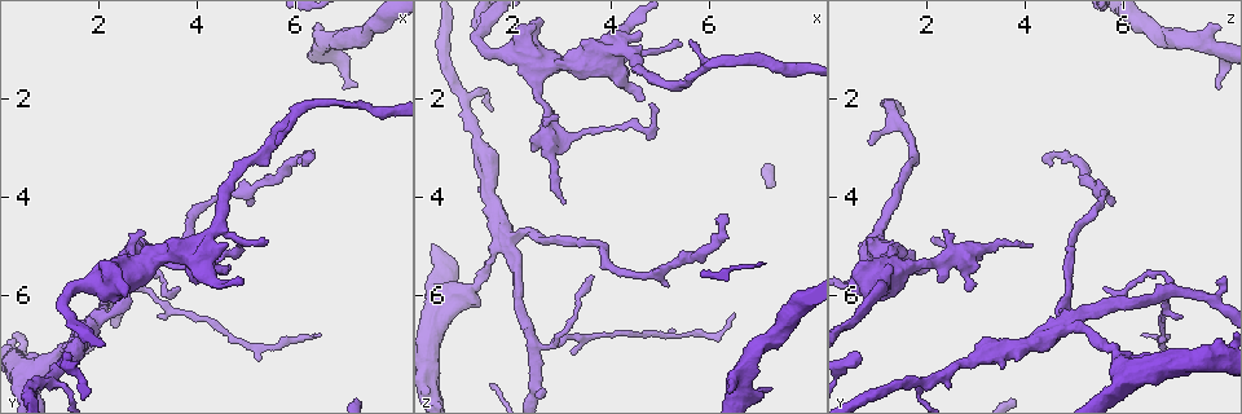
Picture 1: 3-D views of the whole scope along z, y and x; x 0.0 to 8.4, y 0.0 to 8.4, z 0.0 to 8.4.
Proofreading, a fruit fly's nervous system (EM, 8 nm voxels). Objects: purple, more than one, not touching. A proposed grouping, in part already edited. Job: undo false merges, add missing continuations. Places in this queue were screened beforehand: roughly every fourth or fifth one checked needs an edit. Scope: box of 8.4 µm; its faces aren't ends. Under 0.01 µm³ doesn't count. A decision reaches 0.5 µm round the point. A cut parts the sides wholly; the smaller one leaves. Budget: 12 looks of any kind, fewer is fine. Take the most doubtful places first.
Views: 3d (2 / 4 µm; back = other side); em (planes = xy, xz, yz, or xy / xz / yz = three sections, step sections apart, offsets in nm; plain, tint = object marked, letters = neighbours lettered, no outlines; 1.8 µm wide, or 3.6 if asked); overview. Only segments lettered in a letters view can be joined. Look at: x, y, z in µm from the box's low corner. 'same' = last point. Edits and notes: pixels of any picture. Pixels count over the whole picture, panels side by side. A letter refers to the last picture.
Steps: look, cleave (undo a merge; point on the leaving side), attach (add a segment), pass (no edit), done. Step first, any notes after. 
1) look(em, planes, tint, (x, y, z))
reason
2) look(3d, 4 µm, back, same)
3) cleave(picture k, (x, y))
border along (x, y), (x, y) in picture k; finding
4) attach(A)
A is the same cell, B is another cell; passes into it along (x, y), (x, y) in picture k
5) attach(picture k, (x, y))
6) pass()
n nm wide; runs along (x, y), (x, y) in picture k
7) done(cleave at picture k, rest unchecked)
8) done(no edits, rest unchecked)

look(em, planes, tint, (1.80, 6.55, 4.95))
four arms meet

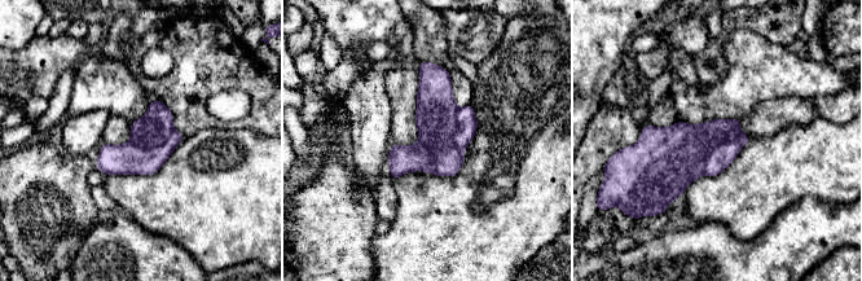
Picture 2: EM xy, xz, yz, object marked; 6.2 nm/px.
look(em, planes, letters, same)

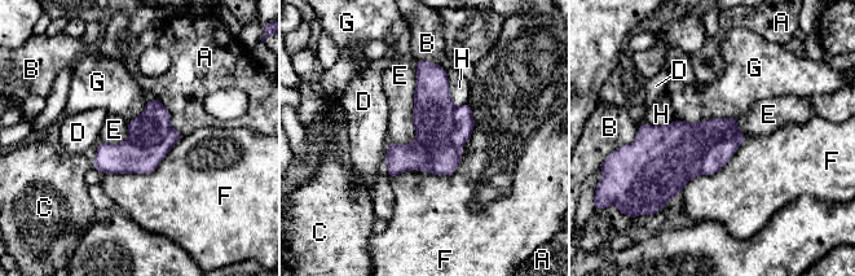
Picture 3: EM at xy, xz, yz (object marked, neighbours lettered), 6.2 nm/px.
cleave(picture 3, (673, 154))
280 nm wide; A, B, C, D, E, F, G and H are other cells; the part that leaves runs along (419, 64), (449, 171) in picture 3; a second neuron is stuck on

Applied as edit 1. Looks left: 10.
look(3d, 2 µm, back, (1.35, 7.25, 0.75))
an open end

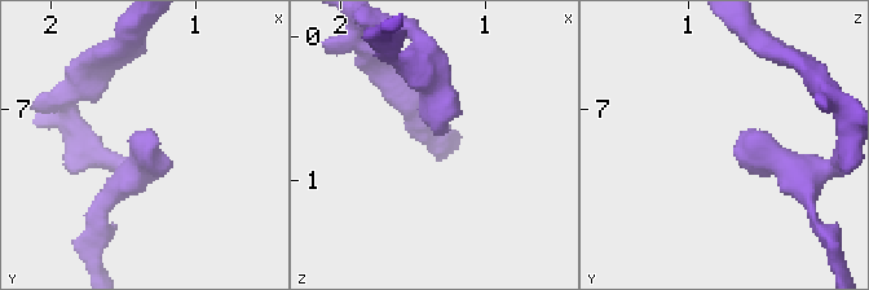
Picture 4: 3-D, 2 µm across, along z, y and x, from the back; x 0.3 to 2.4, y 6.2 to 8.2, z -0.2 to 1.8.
look(em, yz, step 16, letters, (1.32, 7.28, 0.70))
shape alone is not enough

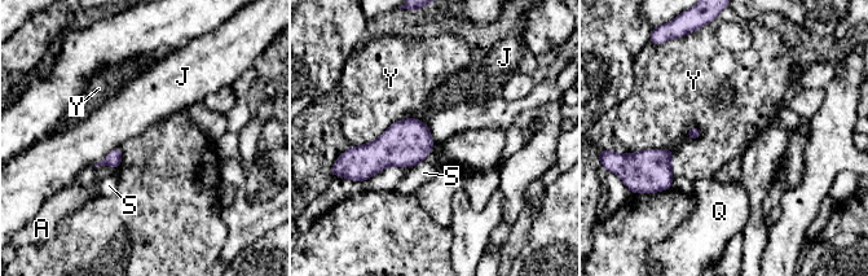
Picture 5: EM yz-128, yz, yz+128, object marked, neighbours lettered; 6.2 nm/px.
pass()
A, J, Q, S and Y are other cells; border along (638, 150), (672, 149), (674, 175) in picture 5; no lettered segment goes on from it

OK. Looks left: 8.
look(overview)
see it whole again

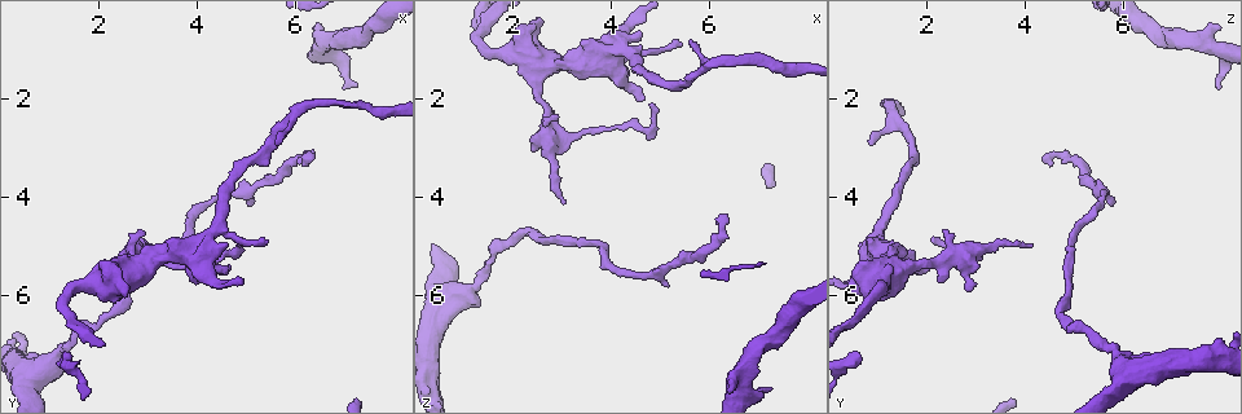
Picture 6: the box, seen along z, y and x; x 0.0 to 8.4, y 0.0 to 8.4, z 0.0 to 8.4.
look(em, 3.6 µm, planes, plain, (7.00, 1.80, 7.90))
an open end

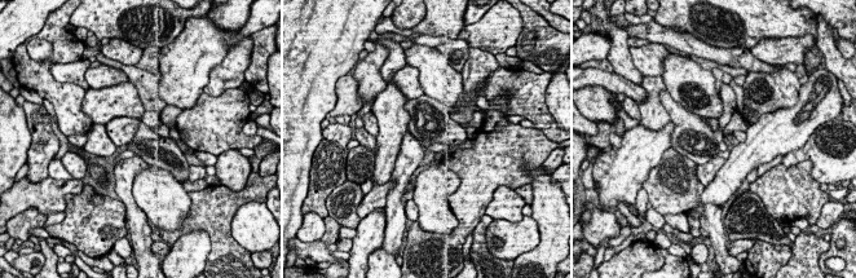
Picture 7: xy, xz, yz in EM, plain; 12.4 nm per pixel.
look(em, 3.6 µm, planes, letters, same)
see the neighbours

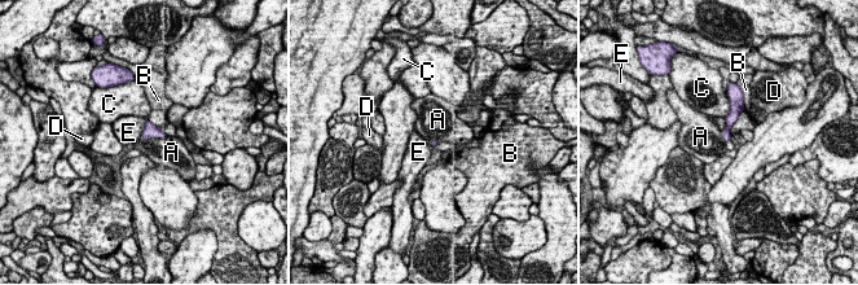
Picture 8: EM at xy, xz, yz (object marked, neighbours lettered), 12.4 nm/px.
pass()
A, B, C, D and E are other cells; border along (166, 135), (141, 139) in picture 8; no lettered segment goes on from it

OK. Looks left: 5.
look(3d, 4 µm, (6.15, 3.45, 4.55))
tapers out

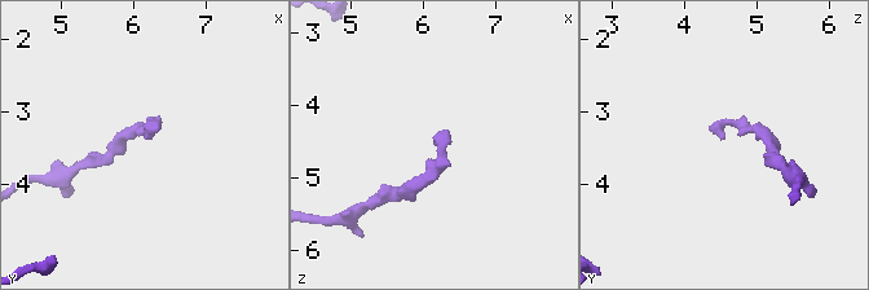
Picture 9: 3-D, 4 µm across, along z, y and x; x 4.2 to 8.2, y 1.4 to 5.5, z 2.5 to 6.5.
look(em, 3.6 µm, xz, step 16, tint, (6.15, 3.40, 4.50))

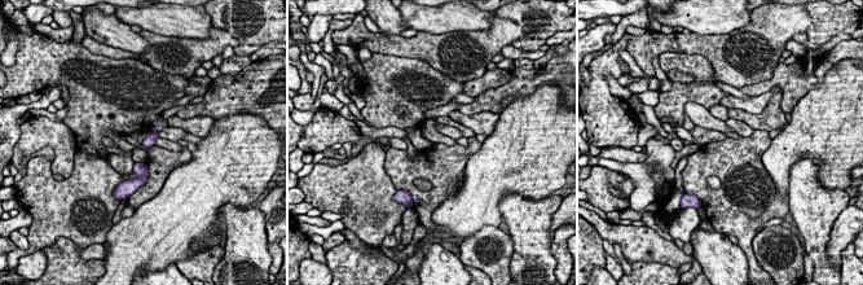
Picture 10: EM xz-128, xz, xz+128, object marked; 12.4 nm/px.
look(em, 3.6 µm, planes, letters, same)

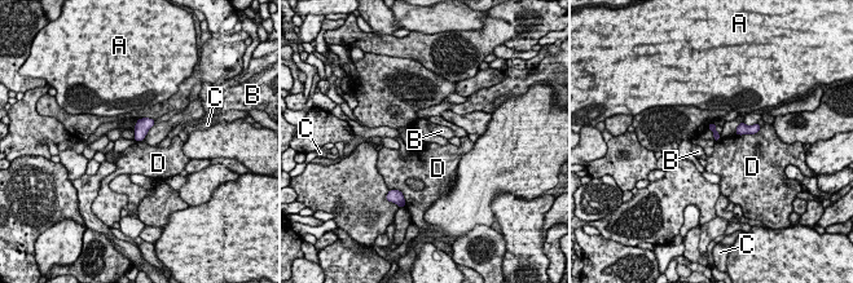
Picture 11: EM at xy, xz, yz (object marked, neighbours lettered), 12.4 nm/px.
pass()
D touches over 280 nm; A, B, C and D are other cells; none of them fits

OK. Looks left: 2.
look(em, planes, plain, (2.80, 5.30, 2.55))
branch point

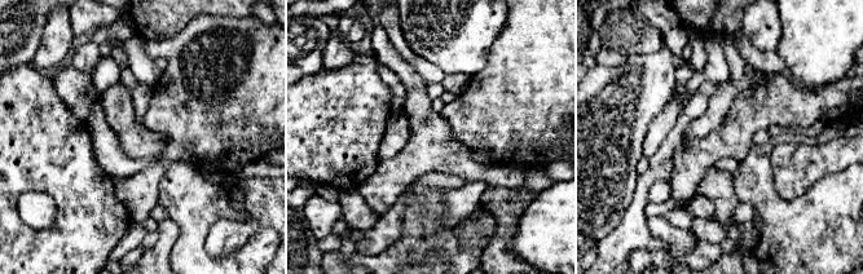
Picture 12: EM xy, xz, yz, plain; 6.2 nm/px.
look(em, planes, letters, same)

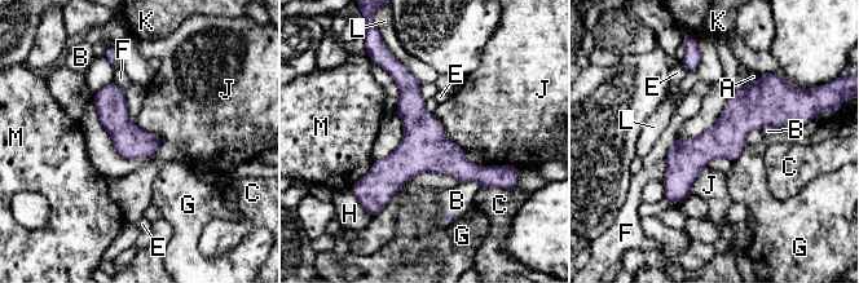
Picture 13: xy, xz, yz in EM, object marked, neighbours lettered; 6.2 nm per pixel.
pass()
200 nm wide; A, B, C, E, F, G, H, J, K, L and M are other cells; runs along (397, 67), (421, 128), (487, 185) in picture 13; all the same neuron

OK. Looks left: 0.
done(cleave at picture 3, rest unchecked)

